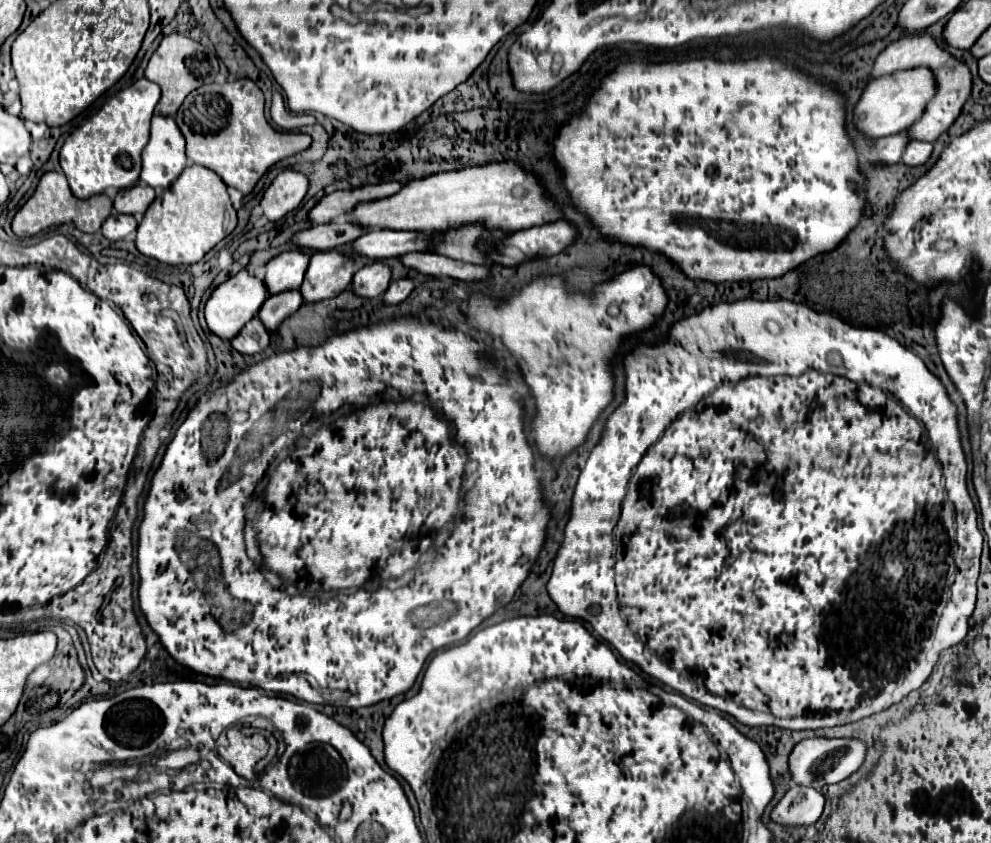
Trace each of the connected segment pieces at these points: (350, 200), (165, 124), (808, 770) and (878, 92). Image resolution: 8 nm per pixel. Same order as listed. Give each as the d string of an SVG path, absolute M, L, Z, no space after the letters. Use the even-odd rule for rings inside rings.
M382 182L382 184L364 184L352 190L338 190L338 192L326 194L314 208L310 208L308 218L314 224L326 224L346 216L346 212L350 212L360 202L388 198L396 194L400 188L402 188L400 182Z
M154 116L150 142L142 150L140 180L152 188L168 188L184 170L184 136L172 116Z
M808 738L796 744L790 754L792 782L808 782L808 786L822 788L826 784L840 782L854 774L866 758L866 742L860 738Z
M918 66L914 70L896 70L894 74L880 76L866 86L860 102L854 108L856 128L870 138L882 138L906 130L924 114L928 102L934 98L932 94L936 94L936 76L926 66Z

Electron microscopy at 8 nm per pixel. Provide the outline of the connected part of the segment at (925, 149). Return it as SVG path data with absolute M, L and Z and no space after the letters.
M914 140L914 142L910 142L910 144L908 144L908 150L904 152L902 162L904 162L904 164L908 164L908 166L920 166L920 164L924 164L924 162L930 158L932 148L934 148L934 144L932 144L932 142Z

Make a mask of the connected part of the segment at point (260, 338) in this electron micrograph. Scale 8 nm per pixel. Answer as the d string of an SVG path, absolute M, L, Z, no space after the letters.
M254 316L232 340L230 344L242 352L242 354L260 354L262 350L268 348L268 342L270 342L270 336L268 336L268 330L264 328L264 324L260 322L258 316Z

